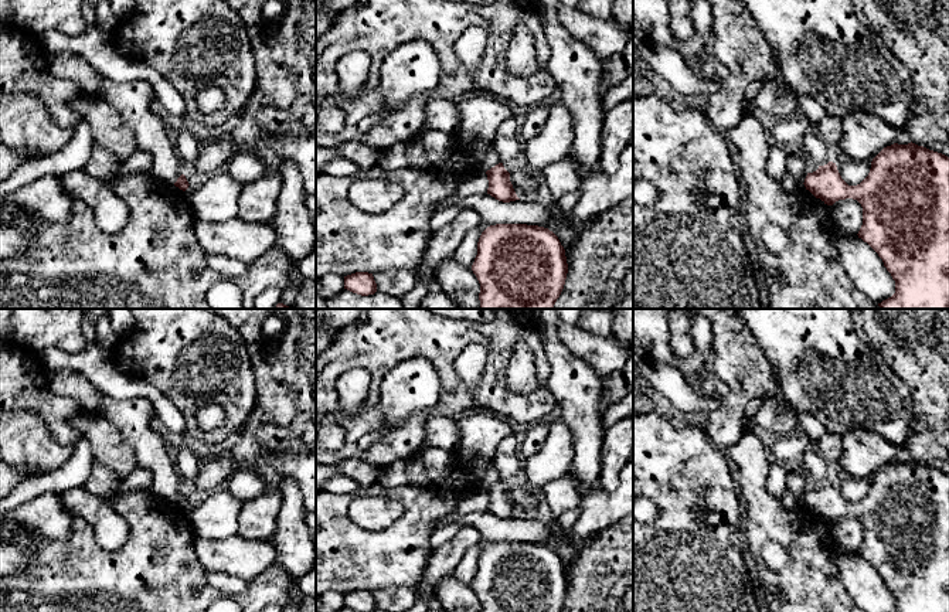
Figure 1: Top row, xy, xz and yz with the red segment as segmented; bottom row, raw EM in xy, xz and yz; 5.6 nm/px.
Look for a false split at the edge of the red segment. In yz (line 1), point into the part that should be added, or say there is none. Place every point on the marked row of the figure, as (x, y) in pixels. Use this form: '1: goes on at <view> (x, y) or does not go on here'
1: does not go on here

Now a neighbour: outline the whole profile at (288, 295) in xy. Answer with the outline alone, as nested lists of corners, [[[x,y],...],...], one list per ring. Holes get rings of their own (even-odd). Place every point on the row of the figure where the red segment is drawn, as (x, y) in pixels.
[[[296,275],[292,283],[288,285],[285,289],[282,289],[279,303],[293,307],[302,283],[303,283],[303,278],[300,275]]]

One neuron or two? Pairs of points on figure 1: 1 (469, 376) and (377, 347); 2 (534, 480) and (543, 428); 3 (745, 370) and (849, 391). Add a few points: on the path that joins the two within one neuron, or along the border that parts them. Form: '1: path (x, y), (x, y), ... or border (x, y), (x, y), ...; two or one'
1: border (475, 343), (455, 361), (455, 376), (472, 391); two
2: border (550, 424), (550, 432), (543, 446), (524, 461); two
3: border (779, 380), (779, 391), (768, 400); two

